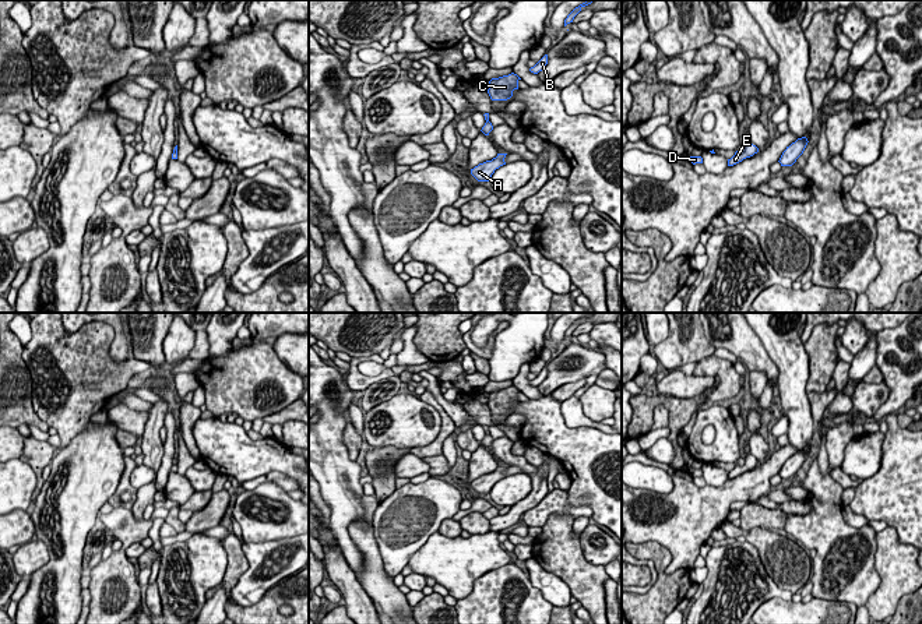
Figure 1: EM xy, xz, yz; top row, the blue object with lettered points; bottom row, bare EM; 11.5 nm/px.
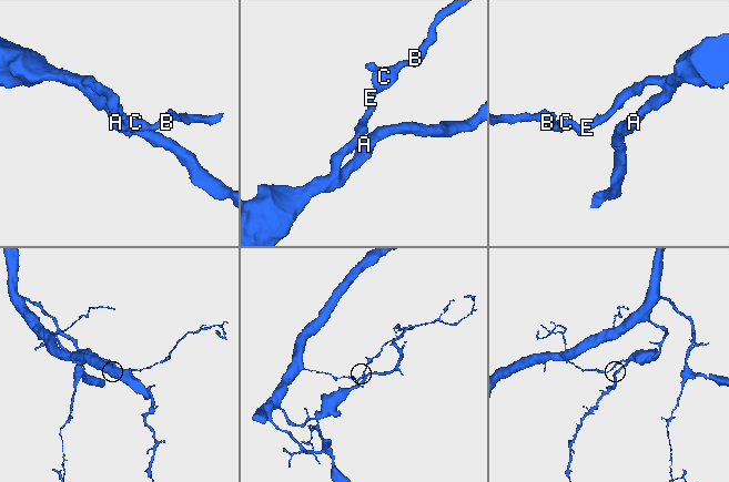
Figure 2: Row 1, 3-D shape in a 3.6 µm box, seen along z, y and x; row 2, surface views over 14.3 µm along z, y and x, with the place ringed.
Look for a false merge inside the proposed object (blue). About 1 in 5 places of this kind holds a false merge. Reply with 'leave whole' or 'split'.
leave whole

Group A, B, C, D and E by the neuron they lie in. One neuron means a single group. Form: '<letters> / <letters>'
A B C D E

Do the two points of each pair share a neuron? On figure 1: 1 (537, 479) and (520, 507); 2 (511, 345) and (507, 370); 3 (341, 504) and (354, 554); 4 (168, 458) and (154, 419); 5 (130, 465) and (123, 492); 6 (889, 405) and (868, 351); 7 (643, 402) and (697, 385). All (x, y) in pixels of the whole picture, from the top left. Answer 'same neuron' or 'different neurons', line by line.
1: same neuron
2: same neuron
3: same neuron
4: different neurons
5: same neuron
6: different neurons
7: different neurons

